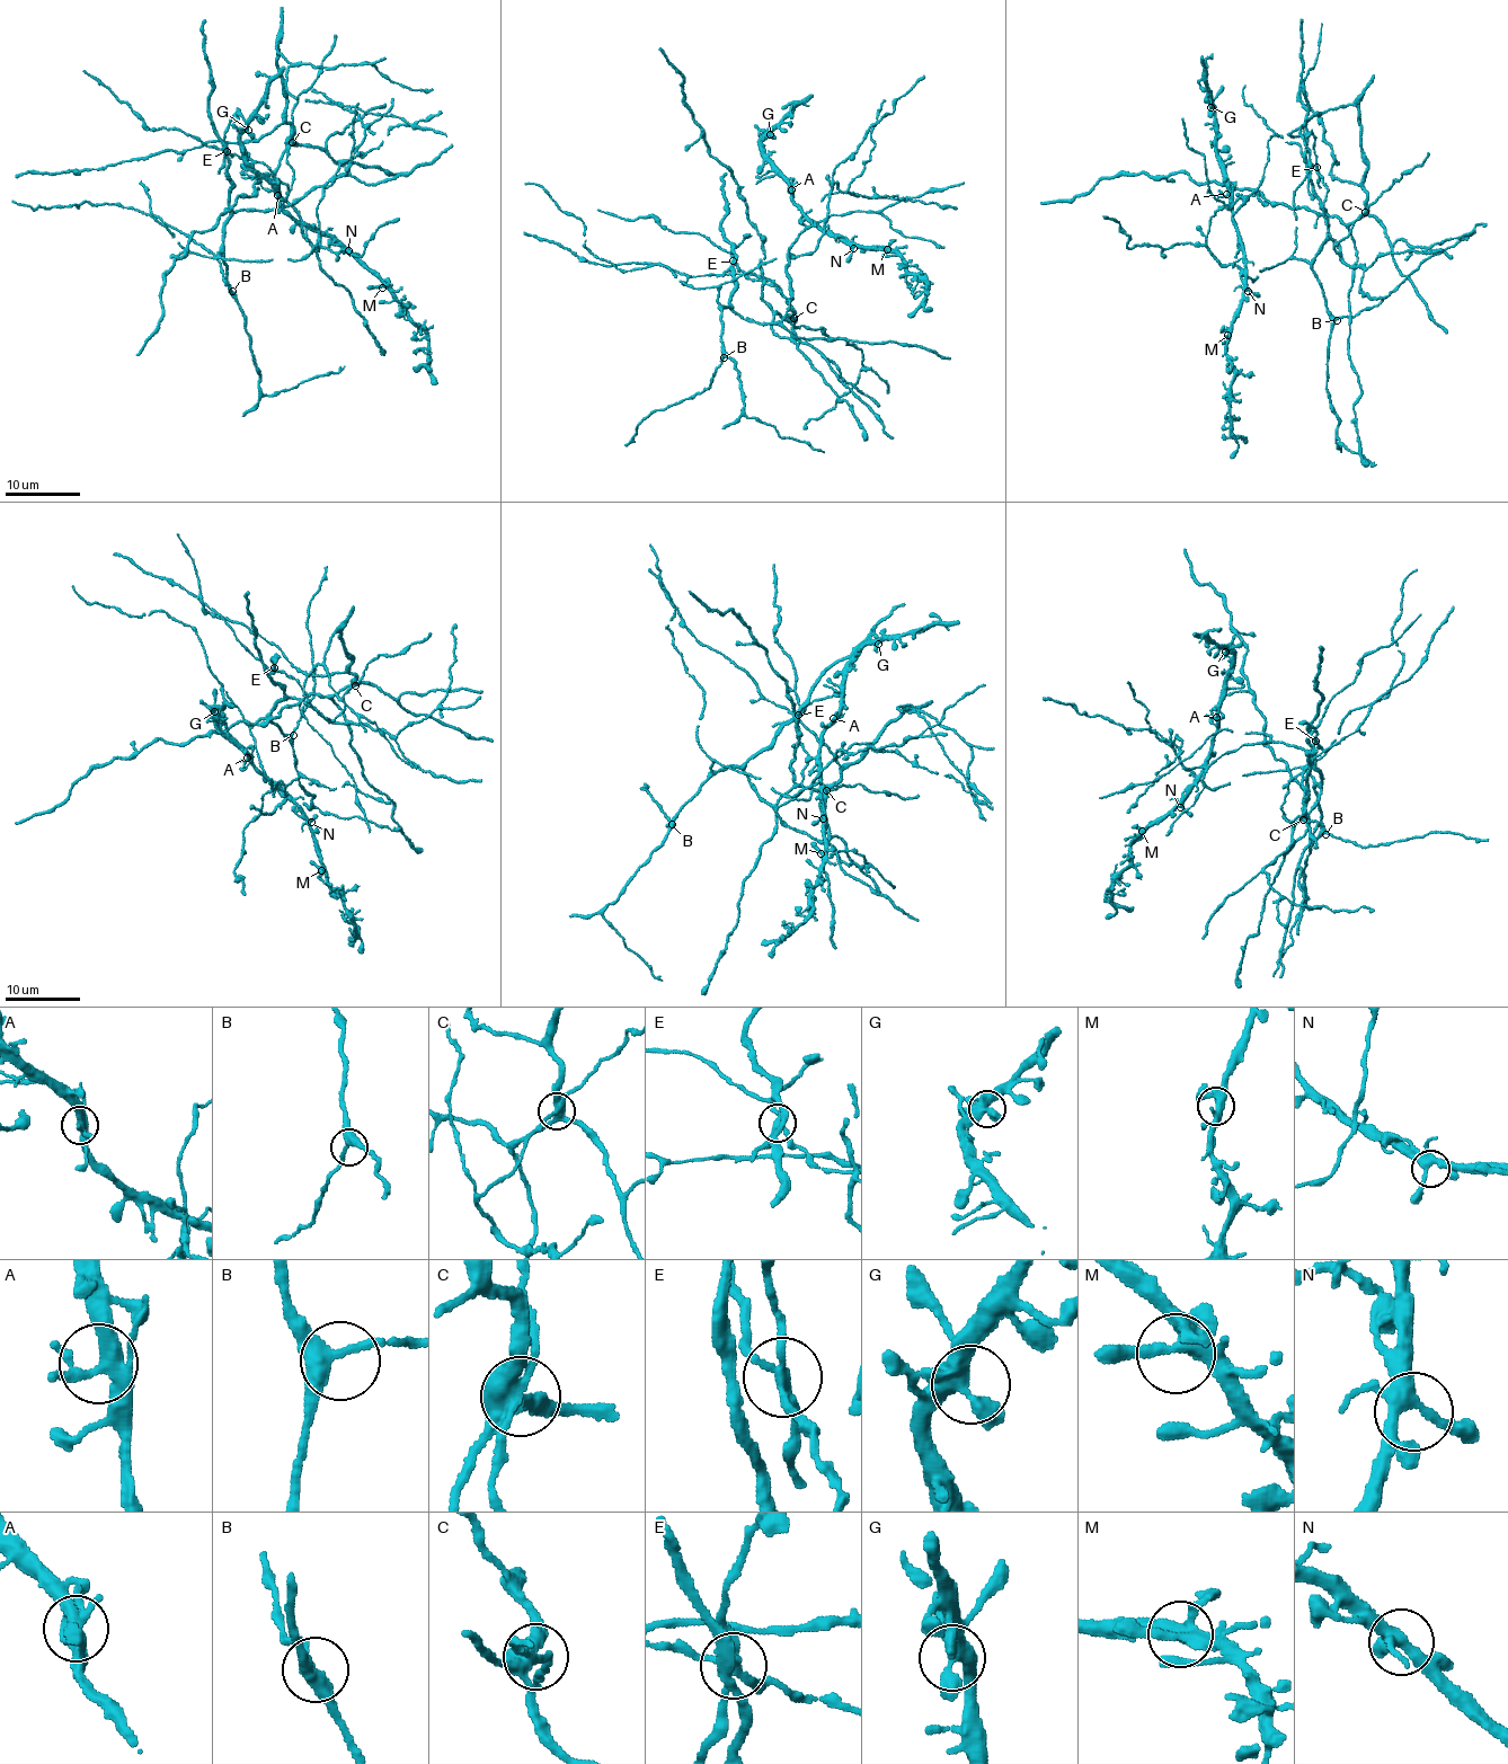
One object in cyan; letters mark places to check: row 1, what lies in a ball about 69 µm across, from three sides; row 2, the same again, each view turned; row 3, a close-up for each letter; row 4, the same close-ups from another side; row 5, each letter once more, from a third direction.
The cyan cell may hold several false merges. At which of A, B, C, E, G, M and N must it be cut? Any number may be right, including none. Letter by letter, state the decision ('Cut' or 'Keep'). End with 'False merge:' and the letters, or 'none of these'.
A: Keep
B: Keep
C: Cut
E: Cut
G: Keep
M: Keep
N: Keep
False merge: C, E

